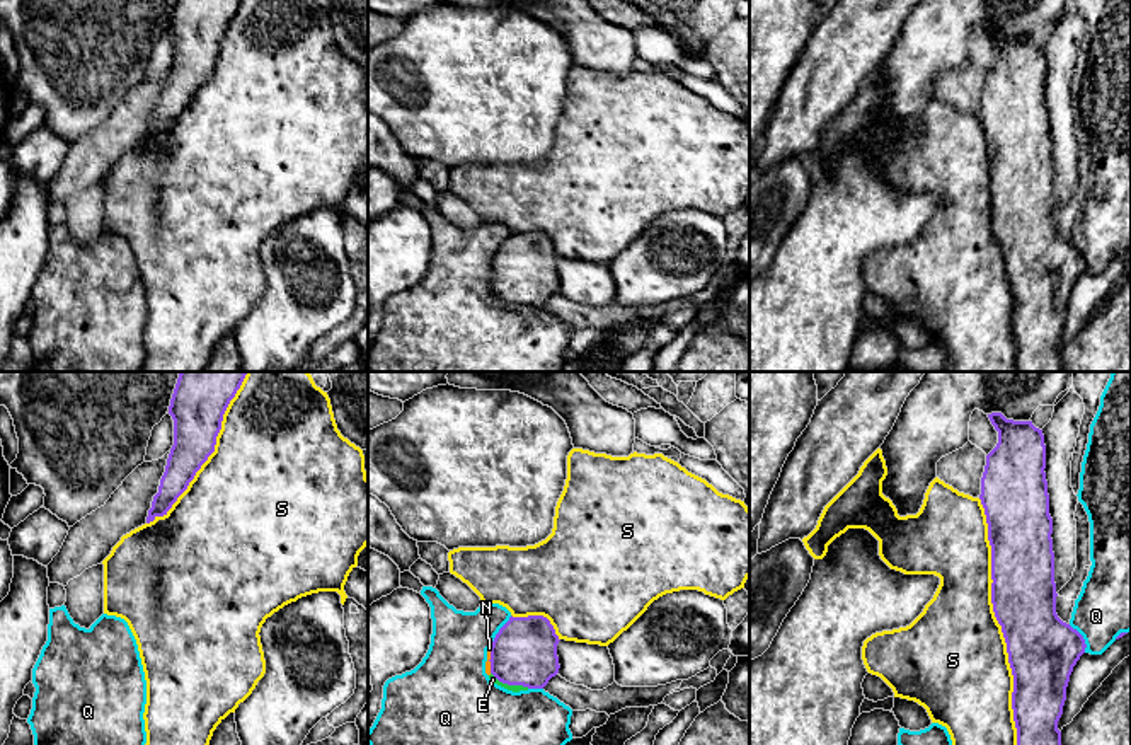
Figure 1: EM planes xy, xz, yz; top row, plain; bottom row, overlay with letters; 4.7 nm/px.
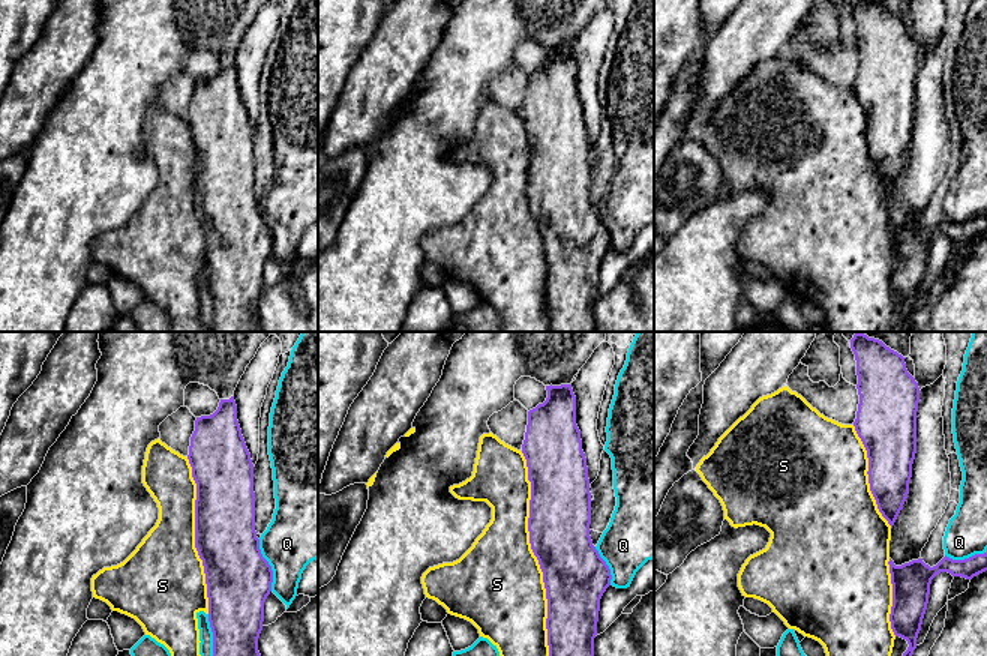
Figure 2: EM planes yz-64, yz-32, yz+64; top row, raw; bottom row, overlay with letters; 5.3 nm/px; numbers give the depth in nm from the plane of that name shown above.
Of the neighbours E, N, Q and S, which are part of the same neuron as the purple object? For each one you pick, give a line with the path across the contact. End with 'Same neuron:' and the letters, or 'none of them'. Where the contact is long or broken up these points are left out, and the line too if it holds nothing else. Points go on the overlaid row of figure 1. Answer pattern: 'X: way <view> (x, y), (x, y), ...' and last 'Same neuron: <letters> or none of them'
Same neuron: none of them

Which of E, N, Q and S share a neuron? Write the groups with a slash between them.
E N Q / S

